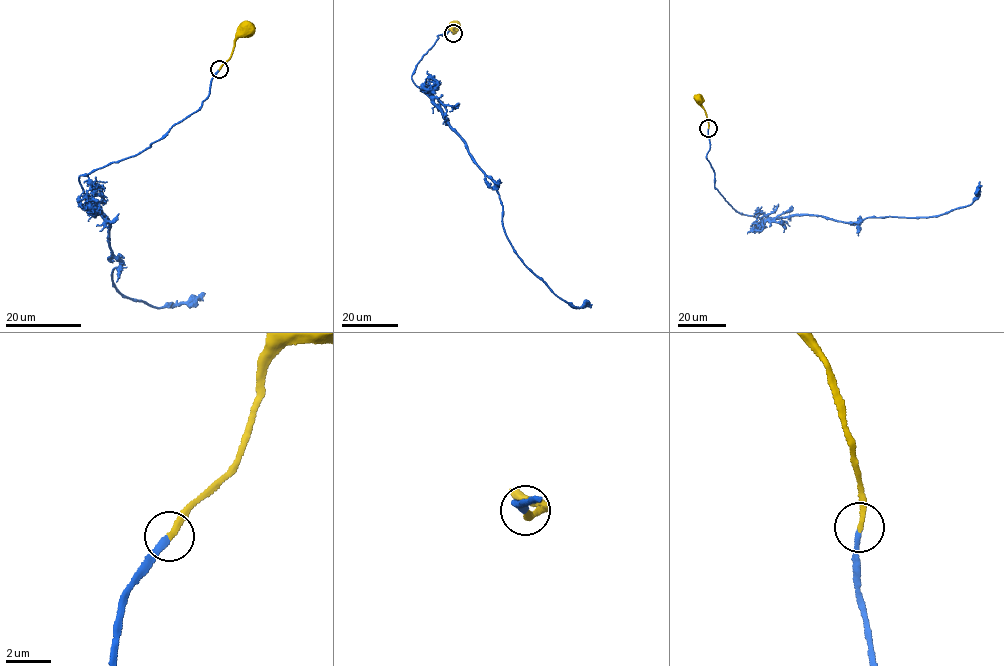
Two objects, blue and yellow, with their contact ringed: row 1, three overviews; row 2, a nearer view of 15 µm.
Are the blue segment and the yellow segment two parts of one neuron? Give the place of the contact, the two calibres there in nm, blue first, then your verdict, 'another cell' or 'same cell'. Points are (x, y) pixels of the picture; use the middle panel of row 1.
place (453, 33); calibres 280 and 240 nm; same cell

